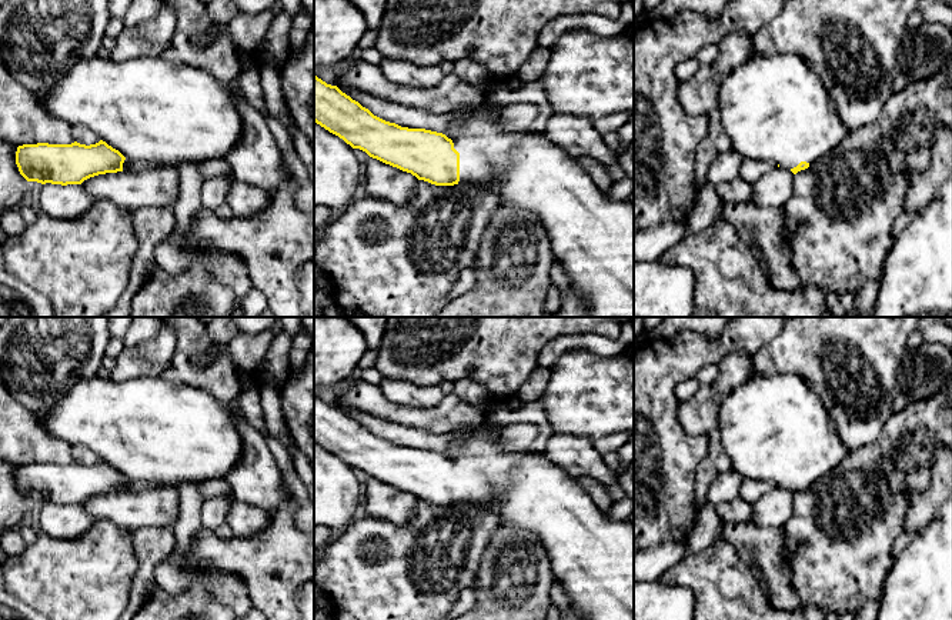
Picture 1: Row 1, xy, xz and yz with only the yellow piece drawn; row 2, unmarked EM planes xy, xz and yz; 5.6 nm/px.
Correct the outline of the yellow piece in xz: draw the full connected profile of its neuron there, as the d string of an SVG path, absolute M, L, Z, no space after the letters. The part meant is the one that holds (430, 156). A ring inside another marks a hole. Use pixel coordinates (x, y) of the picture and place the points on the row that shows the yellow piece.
M314 76L314 121L370 157L411 173L435 186L471 184L495 187L501 206L532 211L544 226L551 250L571 286L582 299L588 317L634 317L634 206L628 200L611 200L599 190L577 159L571 157L545 134L508 130L502 114L490 109L461 106L445 134L408 129L374 116L368 109Z

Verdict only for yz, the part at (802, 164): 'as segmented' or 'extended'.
extended

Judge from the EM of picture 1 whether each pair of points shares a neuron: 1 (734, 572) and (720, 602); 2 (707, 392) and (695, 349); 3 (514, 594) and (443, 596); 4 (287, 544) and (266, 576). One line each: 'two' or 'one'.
1: one
2: two
3: two
4: one

